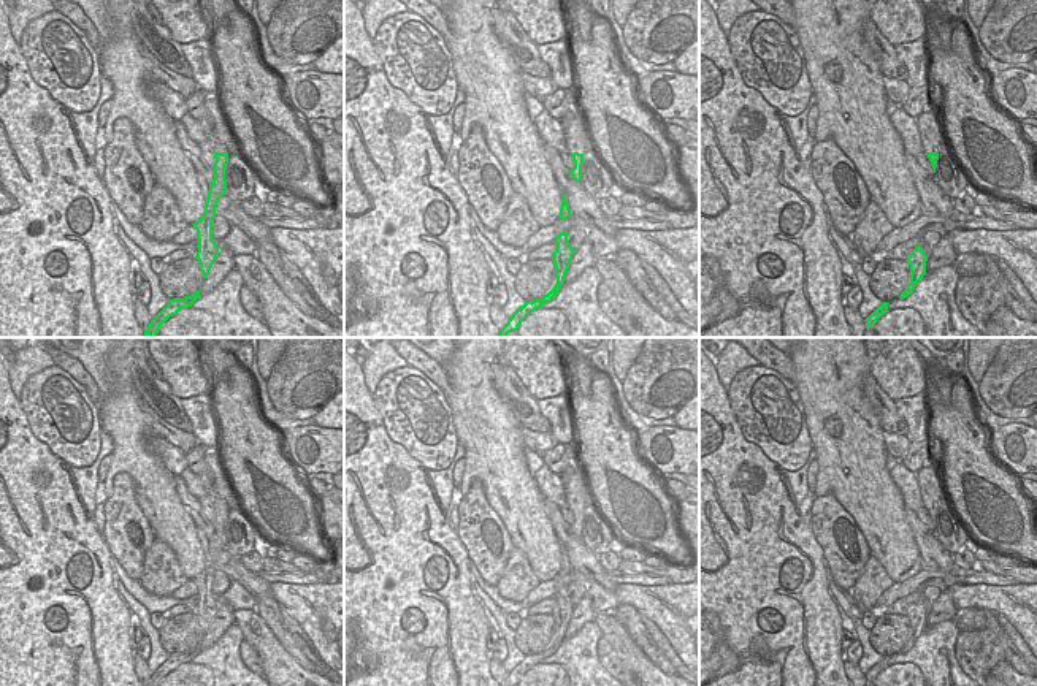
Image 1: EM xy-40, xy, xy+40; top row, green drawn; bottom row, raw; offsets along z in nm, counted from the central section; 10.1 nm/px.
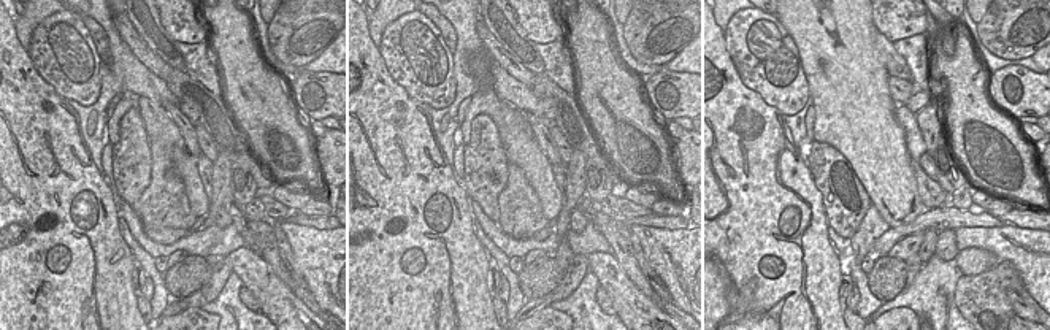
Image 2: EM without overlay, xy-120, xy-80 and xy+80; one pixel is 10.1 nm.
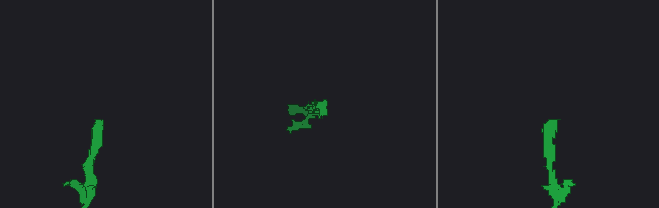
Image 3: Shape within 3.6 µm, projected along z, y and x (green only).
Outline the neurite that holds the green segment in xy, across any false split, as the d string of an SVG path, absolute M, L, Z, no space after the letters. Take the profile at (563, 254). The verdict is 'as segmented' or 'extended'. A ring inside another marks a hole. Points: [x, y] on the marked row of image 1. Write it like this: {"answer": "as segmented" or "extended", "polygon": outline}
{"answer": "as segmented", "polygon": "M568 231L560 233L552 242L557 244L557 249L553 252L552 261L555 266L555 277L557 284L555 287L544 295L539 299L534 301L525 301L525 304L517 309L512 317L507 320L507 323L499 330L498 337L507 337L509 333L517 331L522 322L536 309L542 309L545 303L550 303L552 299L557 298L558 292L561 290L564 284L566 272L569 269L574 249L571 247L568 241Z"}

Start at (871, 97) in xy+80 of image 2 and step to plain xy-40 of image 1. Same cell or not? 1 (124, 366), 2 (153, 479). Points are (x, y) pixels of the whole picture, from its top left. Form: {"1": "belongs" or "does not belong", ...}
{"1": "belongs", "2": "belongs"}

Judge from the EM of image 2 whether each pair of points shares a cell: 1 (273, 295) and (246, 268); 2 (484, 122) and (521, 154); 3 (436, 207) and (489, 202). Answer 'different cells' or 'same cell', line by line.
1: same cell
2: different cells
3: different cells

